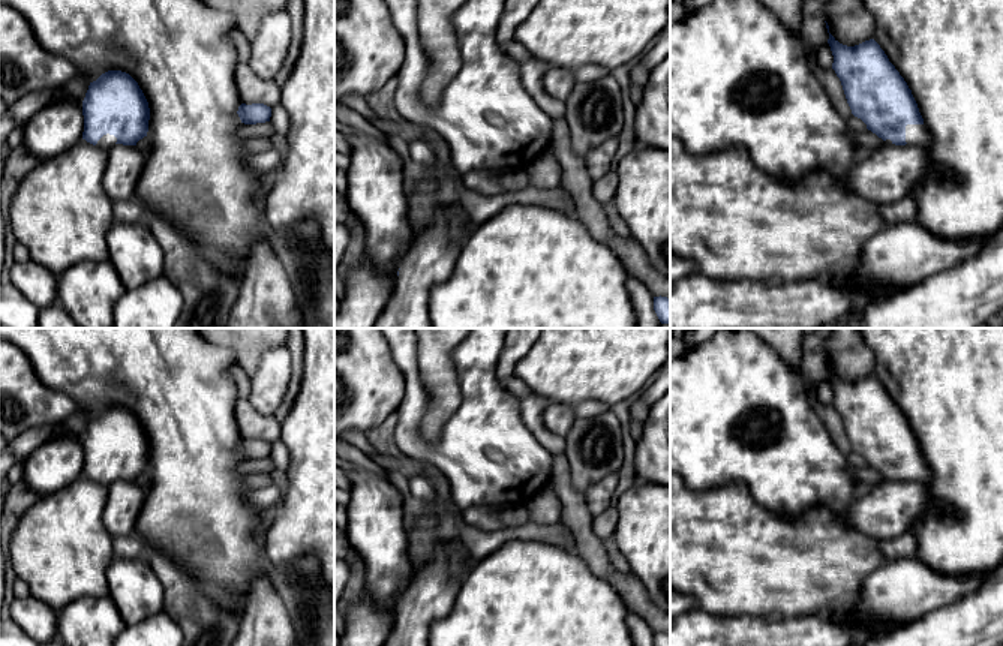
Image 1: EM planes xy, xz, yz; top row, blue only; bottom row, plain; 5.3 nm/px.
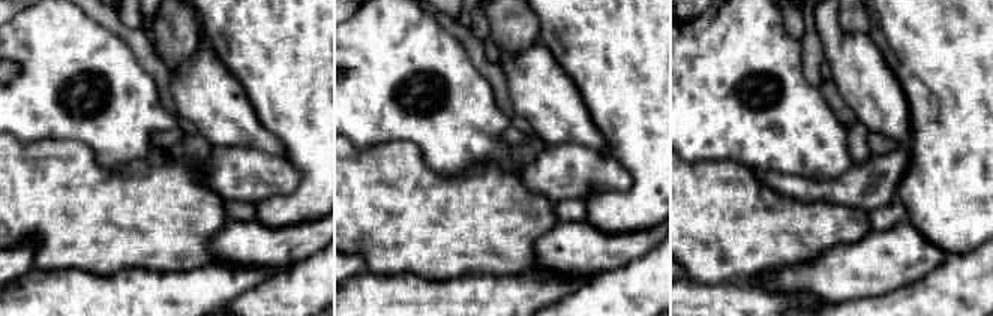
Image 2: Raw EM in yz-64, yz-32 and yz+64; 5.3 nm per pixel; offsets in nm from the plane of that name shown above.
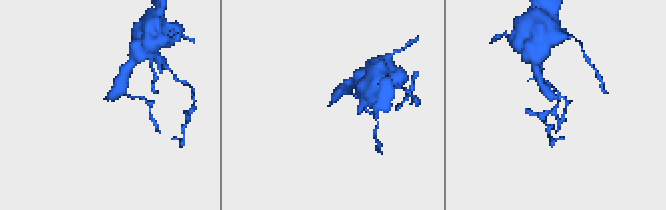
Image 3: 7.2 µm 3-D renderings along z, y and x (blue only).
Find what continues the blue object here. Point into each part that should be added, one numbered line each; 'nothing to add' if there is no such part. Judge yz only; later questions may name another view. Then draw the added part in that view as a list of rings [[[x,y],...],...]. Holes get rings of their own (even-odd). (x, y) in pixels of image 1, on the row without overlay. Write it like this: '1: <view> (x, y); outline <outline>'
1: yz (918, 471); outline [[[907,460],[906,478],[918,483],[928,483],[931,480],[931,471],[925,460]]]

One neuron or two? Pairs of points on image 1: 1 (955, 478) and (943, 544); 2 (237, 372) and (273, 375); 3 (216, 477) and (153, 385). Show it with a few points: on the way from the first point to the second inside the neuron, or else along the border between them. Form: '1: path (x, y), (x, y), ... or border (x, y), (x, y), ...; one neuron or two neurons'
1: path (969, 495), (969, 520), (960, 529); one neuron
2: border (251, 376), (248, 399); two neurons
3: path (194, 454), (191, 423), (176, 408); one neuron

